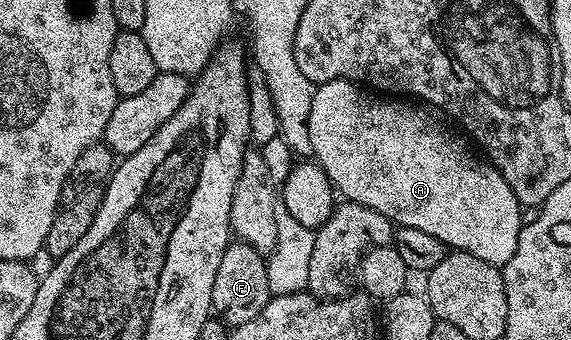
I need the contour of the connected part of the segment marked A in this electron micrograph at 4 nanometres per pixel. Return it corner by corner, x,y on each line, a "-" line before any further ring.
353,80
324,82
315,87
314,97
312,98
312,114
308,114
308,138
312,138
312,156
317,165
322,168
324,174
327,175
327,178
330,179
333,190
339,197
356,202
360,206
368,206
372,210
384,214
398,228
424,230
424,234
432,234
436,238
440,238
440,242
445,244
447,249
471,252
476,258
480,258
484,262
504,266
510,261
512,254
516,254
516,242
520,238
524,227
524,219
522,220
523,205
519,204
512,186
508,186
508,182
504,182
504,178
498,173
497,168
483,159
481,155
478,155
479,157
473,156
470,153
471,145
461,135
458,137
449,128
451,125
445,119
442,119
442,121
437,120
437,118
442,119
435,115
429,107
423,106
421,103
411,102
406,98
387,98
385,95
375,94

